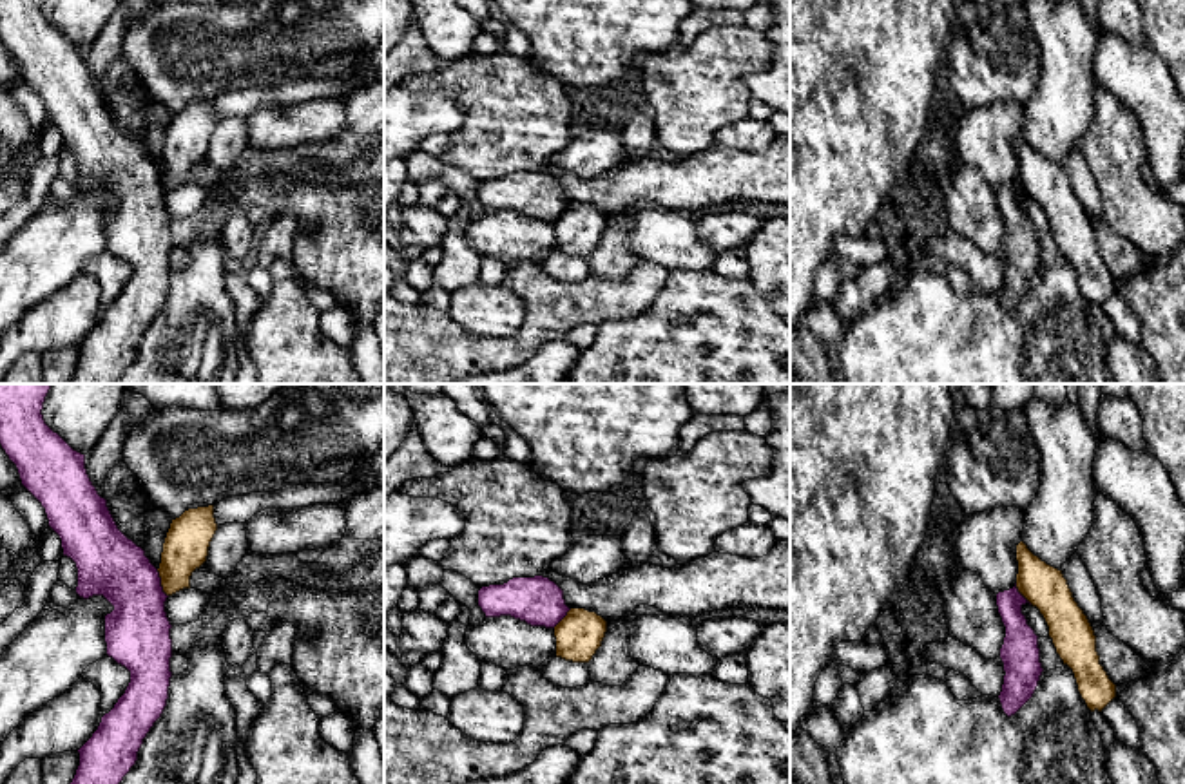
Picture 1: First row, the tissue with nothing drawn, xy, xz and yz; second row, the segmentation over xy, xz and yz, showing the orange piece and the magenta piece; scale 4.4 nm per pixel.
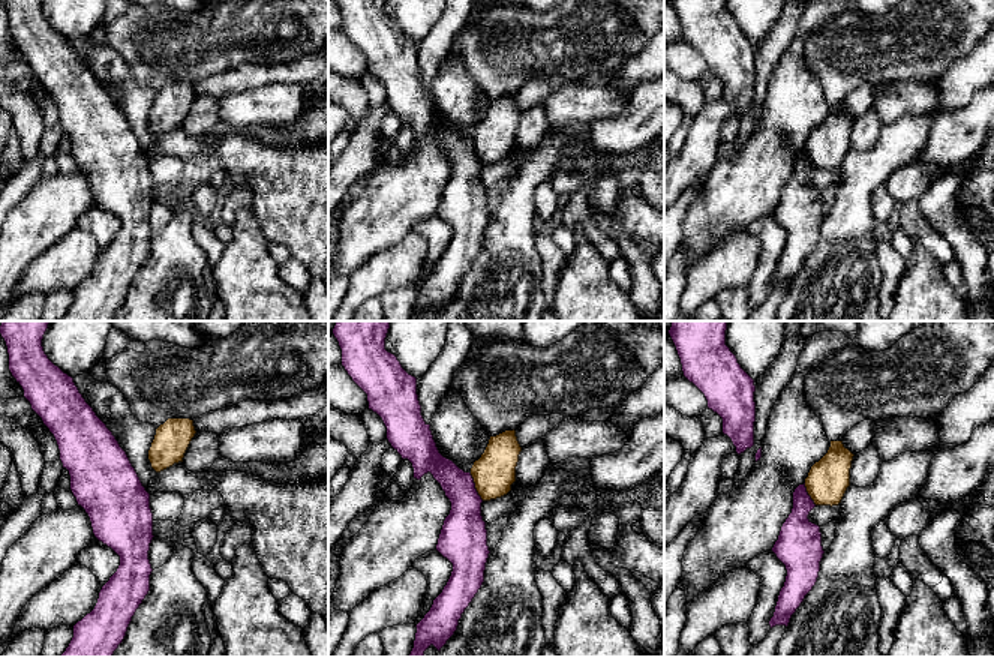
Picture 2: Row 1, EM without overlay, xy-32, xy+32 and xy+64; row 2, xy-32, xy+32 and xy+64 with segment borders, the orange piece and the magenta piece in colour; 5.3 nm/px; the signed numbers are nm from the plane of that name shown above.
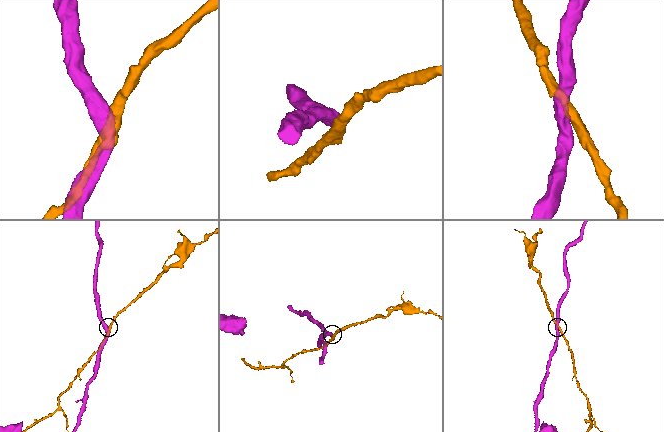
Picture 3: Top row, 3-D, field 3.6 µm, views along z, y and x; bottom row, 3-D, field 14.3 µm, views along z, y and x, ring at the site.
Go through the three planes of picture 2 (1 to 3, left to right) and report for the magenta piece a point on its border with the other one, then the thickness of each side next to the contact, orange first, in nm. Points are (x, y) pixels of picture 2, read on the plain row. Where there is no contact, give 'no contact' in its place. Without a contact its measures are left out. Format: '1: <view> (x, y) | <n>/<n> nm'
1: no contact
2: xy+32 (476, 150) | 220/240 nm
3: xy+64 (808, 158) | 220/220 nm

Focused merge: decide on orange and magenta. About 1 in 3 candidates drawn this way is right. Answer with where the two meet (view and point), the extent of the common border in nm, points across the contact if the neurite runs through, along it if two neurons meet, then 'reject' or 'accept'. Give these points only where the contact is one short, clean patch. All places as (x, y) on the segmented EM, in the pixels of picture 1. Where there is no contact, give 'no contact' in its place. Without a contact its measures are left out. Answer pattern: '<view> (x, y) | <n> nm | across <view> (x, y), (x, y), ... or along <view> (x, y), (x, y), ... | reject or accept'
xy (162, 583) | 140 nm | along xy (156, 569), (162, 591), (167, 596) | reject

